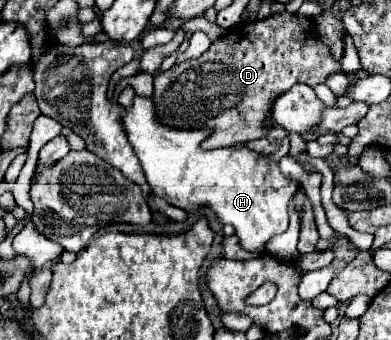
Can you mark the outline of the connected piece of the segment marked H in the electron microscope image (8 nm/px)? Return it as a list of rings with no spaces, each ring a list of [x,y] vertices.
[[[135,96],[133,108],[125,112],[123,126],[127,138],[143,166],[147,184],[153,194],[183,210],[211,206],[219,222],[235,228],[241,248],[263,252],[267,242],[287,230],[287,204],[297,190],[297,182],[281,174],[279,166],[269,162],[245,146],[229,146],[219,150],[201,150],[205,130],[177,130],[161,126],[155,120],[151,98]]]

